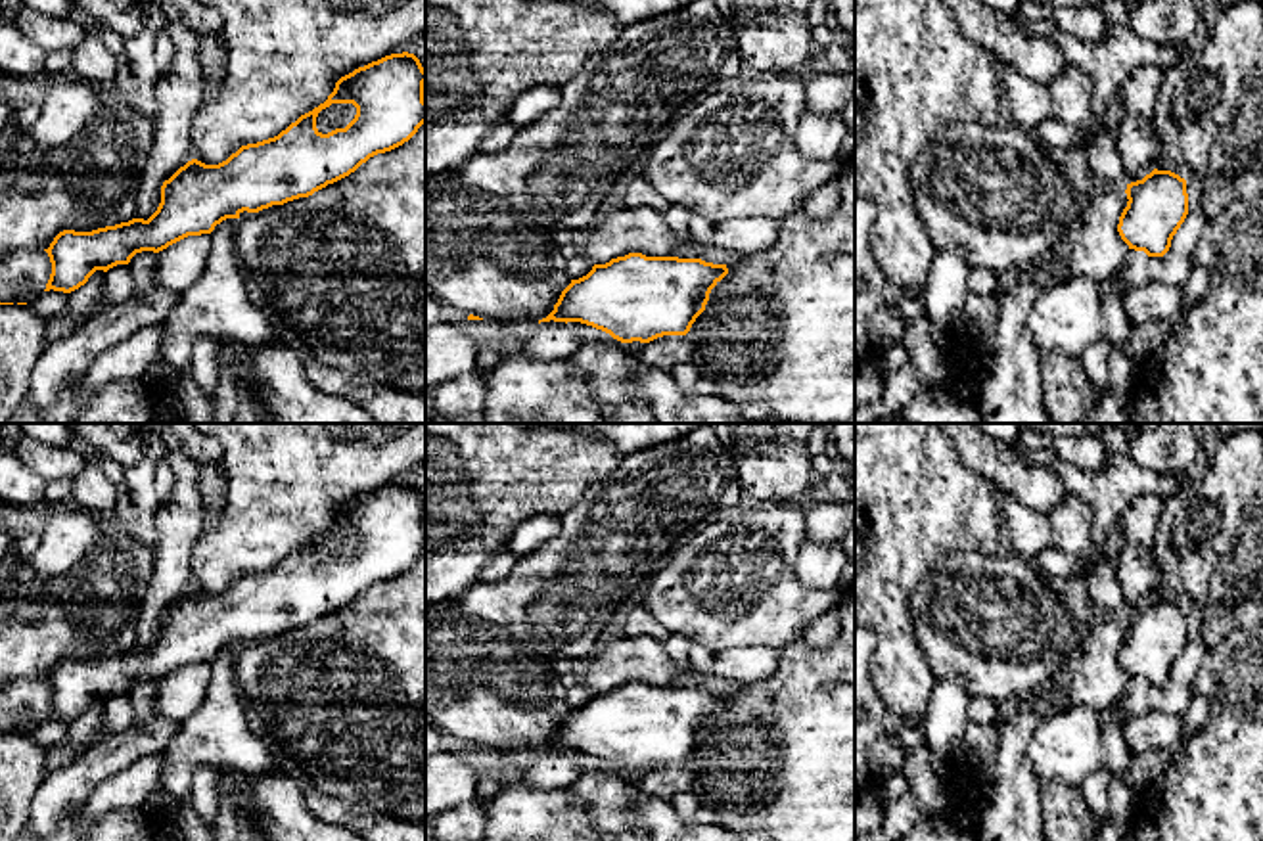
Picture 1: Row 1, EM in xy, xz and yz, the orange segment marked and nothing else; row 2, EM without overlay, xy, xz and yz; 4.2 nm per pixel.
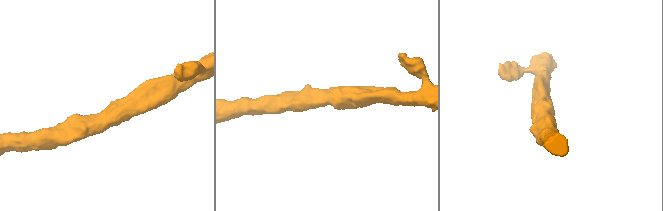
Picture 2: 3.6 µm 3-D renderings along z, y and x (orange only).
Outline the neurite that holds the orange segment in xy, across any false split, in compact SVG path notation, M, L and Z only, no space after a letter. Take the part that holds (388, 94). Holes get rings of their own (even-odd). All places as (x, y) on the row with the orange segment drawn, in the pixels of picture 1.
M391 54L335 82L333 92L324 103L301 115L278 136L241 146L226 161L205 165L197 159L188 161L161 186L161 203L148 218L132 218L115 226L92 232L59 232L48 249L52 274L44 291L71 293L84 285L96 270L107 272L117 264L128 264L136 253L159 253L169 245L188 238L211 234L226 218L240 218L243 211L259 213L272 205L309 197L333 184L378 153L391 151L408 142L425 123L424 100L425 69L414 54ZM332 103L353 103L355 119L345 128L322 134L316 117Z

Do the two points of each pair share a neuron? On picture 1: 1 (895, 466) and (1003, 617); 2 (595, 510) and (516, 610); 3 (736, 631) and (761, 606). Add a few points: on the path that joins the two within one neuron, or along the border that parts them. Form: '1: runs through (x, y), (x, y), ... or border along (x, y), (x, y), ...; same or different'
1: border along (987, 556), (953, 554), (920, 581); different
2: runs through (591, 535), (541, 585); same
3: runs through (742, 625), (756, 612); same

